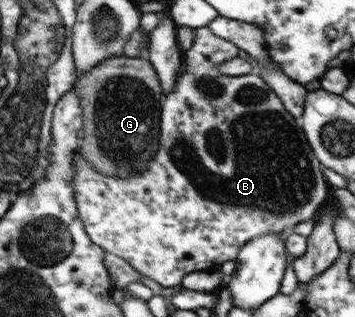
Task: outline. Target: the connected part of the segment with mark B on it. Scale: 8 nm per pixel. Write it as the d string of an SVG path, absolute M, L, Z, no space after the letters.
M208 26L195 29L194 43L190 49L183 52L182 72L174 89L164 94L161 104L161 134L159 148L153 160L150 160L148 168L143 171L135 171L130 177L116 177L104 175L96 171L80 154L75 153L75 193L77 208L80 218L84 221L85 230L90 239L99 247L114 253L118 258L128 262L136 272L149 277L162 287L179 287L186 275L203 270L220 272L221 265L227 261L236 261L238 252L244 244L258 236L266 234L289 233L300 222L316 219L320 211L326 206L328 189L330 185L321 170L322 165L316 157L304 130L300 126L299 119L290 115L284 107L281 99L268 87L268 84L260 77L252 74L242 76L222 75L217 67L229 59L238 55L239 49L230 40L222 39L214 35Z

